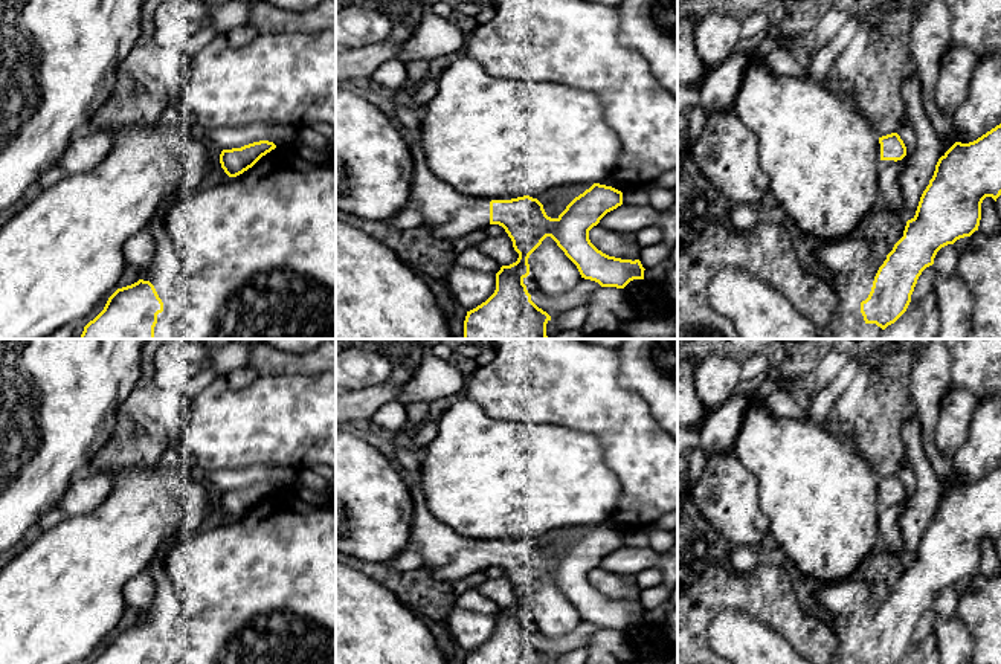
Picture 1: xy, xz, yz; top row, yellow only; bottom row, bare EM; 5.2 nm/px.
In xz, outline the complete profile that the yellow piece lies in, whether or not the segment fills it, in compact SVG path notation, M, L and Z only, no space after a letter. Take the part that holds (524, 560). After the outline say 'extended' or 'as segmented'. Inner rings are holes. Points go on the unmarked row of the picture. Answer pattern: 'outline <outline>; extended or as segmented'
outline M395 461L394 467L406 482L410 492L414 513L410 524L409 548L421 556L421 569L427 569L438 580L456 580L476 571L485 571L488 566L499 566L505 571L519 595L516 604L502 608L496 615L494 635L476 650L467 653L464 664L548 664L551 658L539 650L523 626L529 617L529 597L551 579L565 597L577 608L581 620L598 624L601 629L624 630L633 621L644 621L644 609L639 601L621 601L609 598L598 592L589 582L589 572L610 553L623 546L623 534L606 527L594 525L583 536L575 539L566 551L557 559L546 557L543 546L529 537L476 540L459 536L433 517L426 507L424 493L415 484L414 476L401 469Z; extended

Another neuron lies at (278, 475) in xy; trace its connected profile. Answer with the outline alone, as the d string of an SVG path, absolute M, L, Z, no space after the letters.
M261 464L237 470L215 470L200 475L217 492L241 490L259 482L269 482L276 488L282 488L298 478L299 469L293 466Z

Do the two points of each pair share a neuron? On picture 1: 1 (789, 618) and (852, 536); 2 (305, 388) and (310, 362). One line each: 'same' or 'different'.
1: different
2: different

